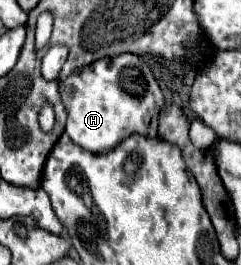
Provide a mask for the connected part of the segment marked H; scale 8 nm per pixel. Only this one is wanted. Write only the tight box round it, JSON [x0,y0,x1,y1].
[59,54,163,152]

